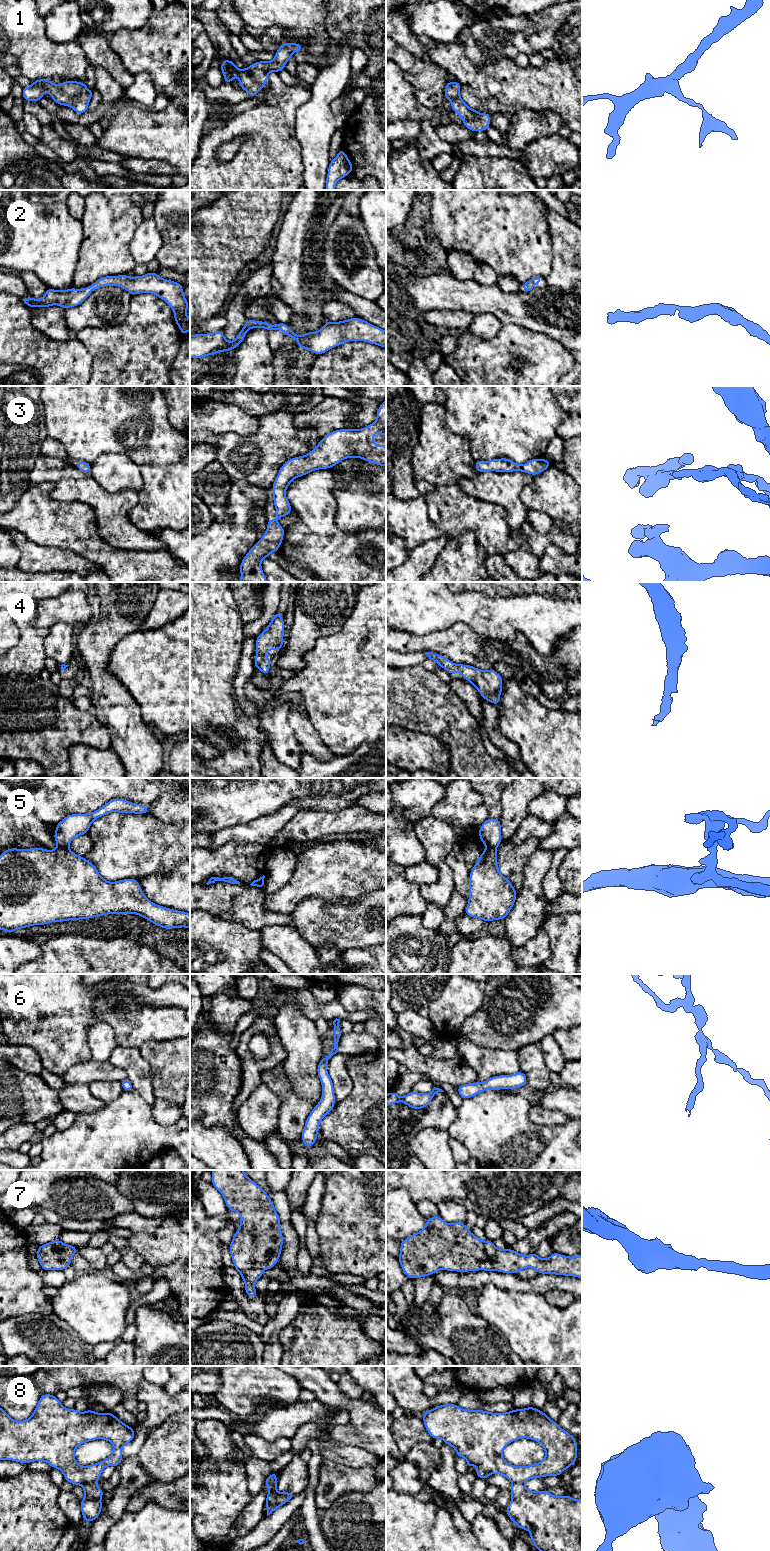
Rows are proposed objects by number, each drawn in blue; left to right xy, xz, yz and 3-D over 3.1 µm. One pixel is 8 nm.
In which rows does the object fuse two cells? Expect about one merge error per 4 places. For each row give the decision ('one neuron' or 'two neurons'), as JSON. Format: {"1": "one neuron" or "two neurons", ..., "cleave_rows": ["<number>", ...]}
{"1": "one neuron", "2": "one neuron", "3": "one neuron", "4": "one neuron", "5": "two neurons", "6": "one neuron", "7": "one neuron", "8": "two neurons", "cleave_rows": ["5", "8"]}

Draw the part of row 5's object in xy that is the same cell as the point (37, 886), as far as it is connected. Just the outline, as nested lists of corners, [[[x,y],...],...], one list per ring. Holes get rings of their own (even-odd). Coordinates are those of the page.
[[[11,848],[0,854],[0,930],[13,933],[30,926],[108,914],[136,914],[167,930],[190,929],[190,913],[151,902],[136,879],[105,880],[92,862],[69,848]]]

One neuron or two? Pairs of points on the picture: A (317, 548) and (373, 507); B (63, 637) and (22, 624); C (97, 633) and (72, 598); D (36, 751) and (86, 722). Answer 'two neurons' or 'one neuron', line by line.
A: two neurons
B: two neurons
C: two neurons
D: one neuron

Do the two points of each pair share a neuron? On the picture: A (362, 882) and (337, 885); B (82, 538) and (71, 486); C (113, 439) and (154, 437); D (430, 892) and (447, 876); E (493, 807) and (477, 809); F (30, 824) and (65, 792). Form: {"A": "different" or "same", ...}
{"A": "same", "B": "different", "C": "same", "D": "same", "E": "different", "F": "different"}

